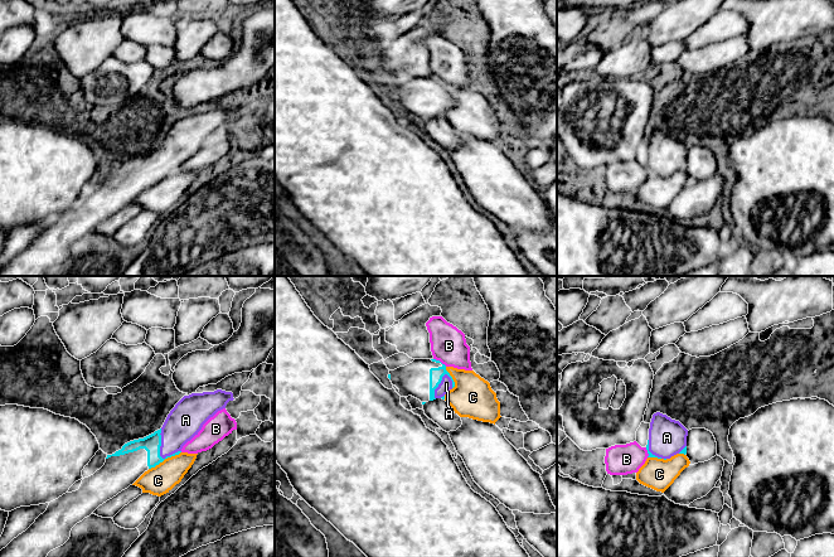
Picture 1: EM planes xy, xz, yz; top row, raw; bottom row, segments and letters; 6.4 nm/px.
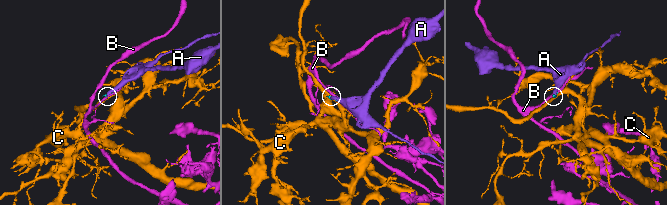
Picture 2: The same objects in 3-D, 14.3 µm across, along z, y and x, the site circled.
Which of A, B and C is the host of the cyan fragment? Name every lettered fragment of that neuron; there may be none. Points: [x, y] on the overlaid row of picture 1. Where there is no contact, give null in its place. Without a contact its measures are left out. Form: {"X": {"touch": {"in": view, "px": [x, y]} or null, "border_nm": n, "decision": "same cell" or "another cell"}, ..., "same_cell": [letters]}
{"A": {"touch": {"in": "xy", "px": [160, 444]}, "border_nm": 200, "decision": "same cell"}, "B": {"touch": {"in": "xz", "px": [439, 361]}, "border_nm": 100, "decision": "another cell"}, "C": {"touch": {"in": "xy", "px": [164, 459]}, "border_nm": 240, "decision": "another cell"}, "same_cell": ["A"]}

